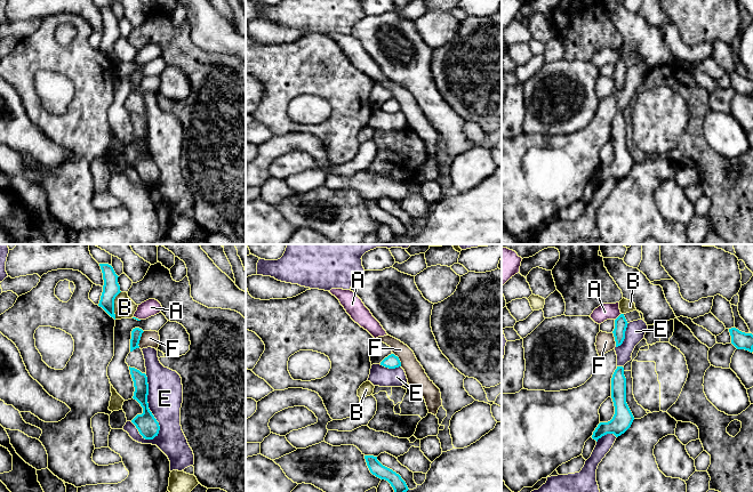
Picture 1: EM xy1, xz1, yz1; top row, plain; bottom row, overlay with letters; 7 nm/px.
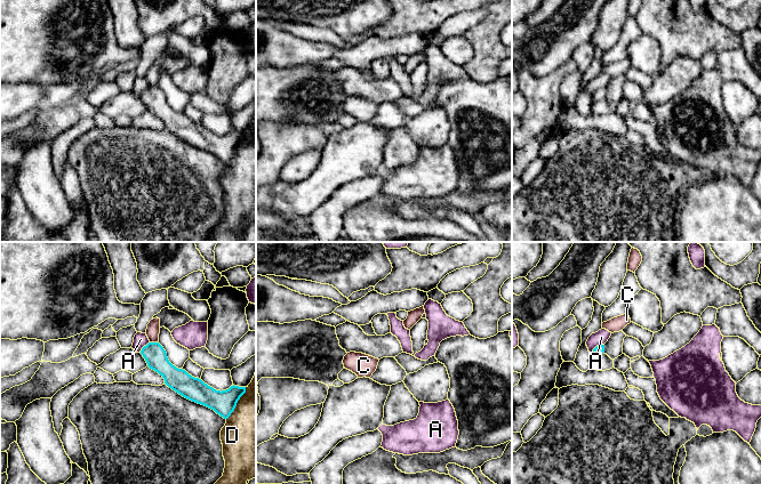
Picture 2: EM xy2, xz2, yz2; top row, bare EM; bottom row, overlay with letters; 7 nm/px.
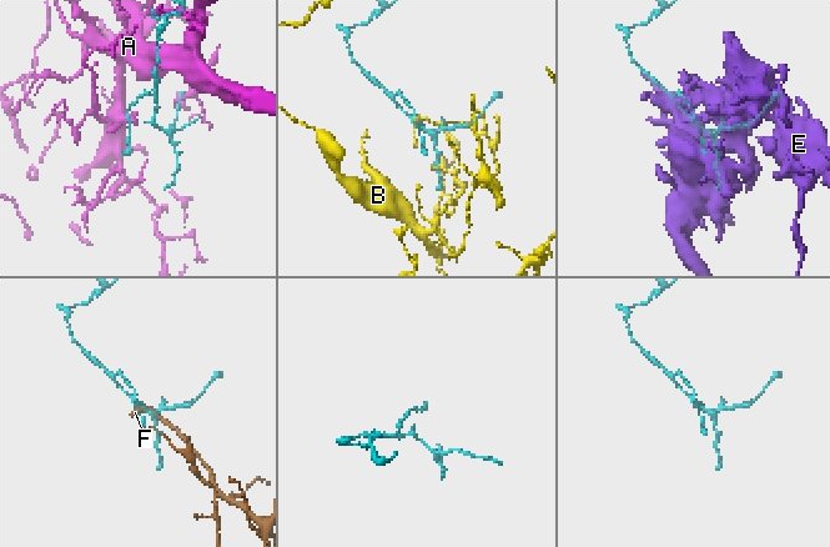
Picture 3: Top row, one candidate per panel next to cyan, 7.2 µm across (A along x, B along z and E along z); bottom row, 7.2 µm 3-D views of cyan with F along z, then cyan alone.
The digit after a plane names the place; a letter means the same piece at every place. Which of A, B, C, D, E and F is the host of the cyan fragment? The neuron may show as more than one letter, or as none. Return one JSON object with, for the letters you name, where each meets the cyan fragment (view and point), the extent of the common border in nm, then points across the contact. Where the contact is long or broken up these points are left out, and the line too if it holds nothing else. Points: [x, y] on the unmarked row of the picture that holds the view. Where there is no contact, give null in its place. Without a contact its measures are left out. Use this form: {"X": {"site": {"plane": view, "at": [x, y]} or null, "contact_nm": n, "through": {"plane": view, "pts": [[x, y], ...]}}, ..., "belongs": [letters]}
{"belongs": []}

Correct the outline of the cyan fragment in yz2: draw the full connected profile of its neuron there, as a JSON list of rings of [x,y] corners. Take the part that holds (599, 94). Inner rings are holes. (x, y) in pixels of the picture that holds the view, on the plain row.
[[[623,75],[611,78],[604,89],[596,90],[590,98],[590,105],[596,98],[607,98],[611,104],[617,103],[623,98],[623,87],[626,79]]]

